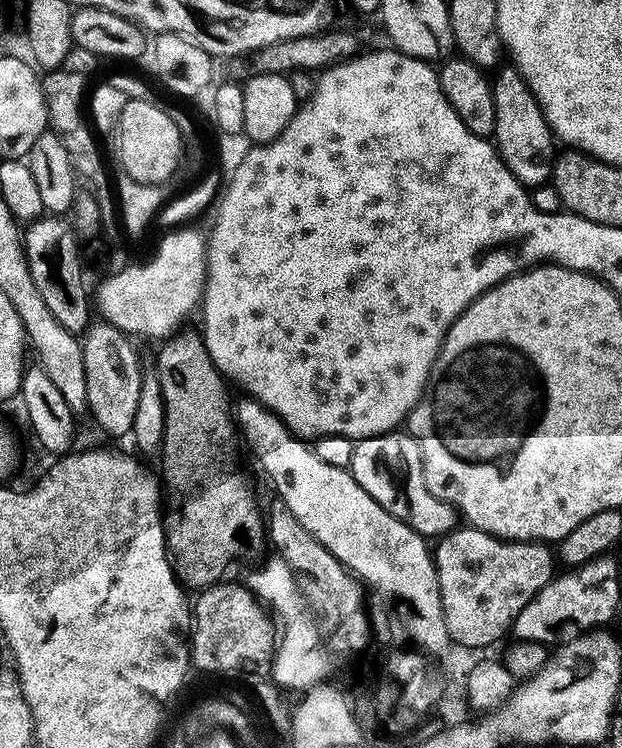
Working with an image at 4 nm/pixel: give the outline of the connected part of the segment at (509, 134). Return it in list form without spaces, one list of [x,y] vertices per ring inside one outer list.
[[[504,66],[495,77],[492,93],[498,110],[498,126],[494,143],[500,157],[506,162],[510,174],[529,190],[543,188],[552,179],[552,165],[558,155],[558,144],[552,128],[546,122],[542,106],[534,98],[524,76],[515,67]]]

